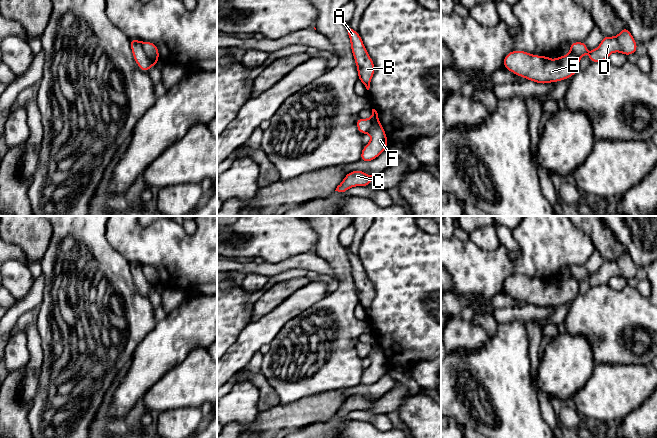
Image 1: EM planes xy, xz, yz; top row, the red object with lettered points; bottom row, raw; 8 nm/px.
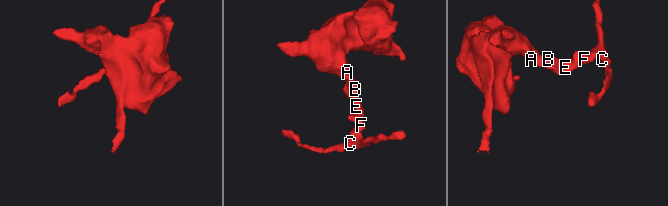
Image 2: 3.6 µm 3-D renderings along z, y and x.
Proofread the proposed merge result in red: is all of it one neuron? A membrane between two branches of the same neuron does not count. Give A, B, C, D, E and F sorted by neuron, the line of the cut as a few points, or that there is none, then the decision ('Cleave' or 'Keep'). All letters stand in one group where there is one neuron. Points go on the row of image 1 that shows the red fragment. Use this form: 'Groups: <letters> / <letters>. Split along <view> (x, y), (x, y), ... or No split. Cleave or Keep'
Groups: A B E / C D F. Split along xy (142, 42), (144, 52), (149, 57), (157, 59). Cleave

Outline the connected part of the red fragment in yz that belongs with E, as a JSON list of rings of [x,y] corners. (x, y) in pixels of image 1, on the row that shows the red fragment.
[[[516,50],[509,52],[503,59],[504,68],[508,69],[515,75],[524,77],[540,84],[547,84],[550,82],[559,82],[575,75],[579,68],[580,58],[570,51],[567,55],[557,56],[552,60],[549,56],[538,56],[529,54],[523,50]]]

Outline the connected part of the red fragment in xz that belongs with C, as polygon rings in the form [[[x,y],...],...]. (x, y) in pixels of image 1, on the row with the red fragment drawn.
[[[355,170],[347,173],[343,181],[337,186],[335,191],[345,192],[354,186],[367,187],[376,176],[368,175],[363,171]]]

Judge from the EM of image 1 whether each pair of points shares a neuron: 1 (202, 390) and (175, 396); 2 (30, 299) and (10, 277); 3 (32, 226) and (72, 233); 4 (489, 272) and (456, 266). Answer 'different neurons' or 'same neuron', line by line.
1: same neuron
2: different neurons
3: different neurons
4: same neuron

